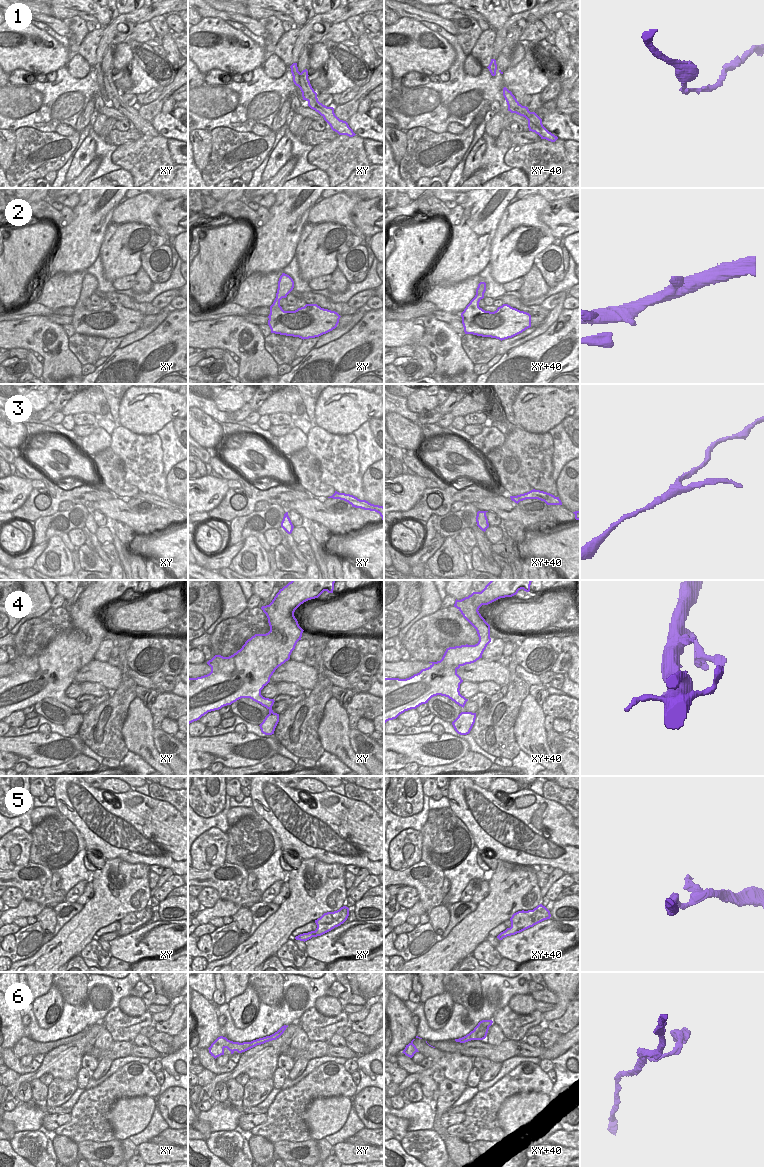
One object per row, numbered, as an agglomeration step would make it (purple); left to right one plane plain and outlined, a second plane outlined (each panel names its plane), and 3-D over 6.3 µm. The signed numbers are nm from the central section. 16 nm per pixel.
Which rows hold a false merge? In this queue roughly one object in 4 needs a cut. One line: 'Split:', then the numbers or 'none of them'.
Split: 1

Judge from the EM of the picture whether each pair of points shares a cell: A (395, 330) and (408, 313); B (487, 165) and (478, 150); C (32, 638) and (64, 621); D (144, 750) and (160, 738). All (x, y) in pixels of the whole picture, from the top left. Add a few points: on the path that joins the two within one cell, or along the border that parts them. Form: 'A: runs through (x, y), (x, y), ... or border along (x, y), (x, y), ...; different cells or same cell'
A: border along (425, 315), (397, 321); different cells
B: border along (483, 138), (485, 151), (478, 168); different cells
C: runs through (40, 631), (56, 621); same cell
D: border along (154, 729), (153, 741); different cells

